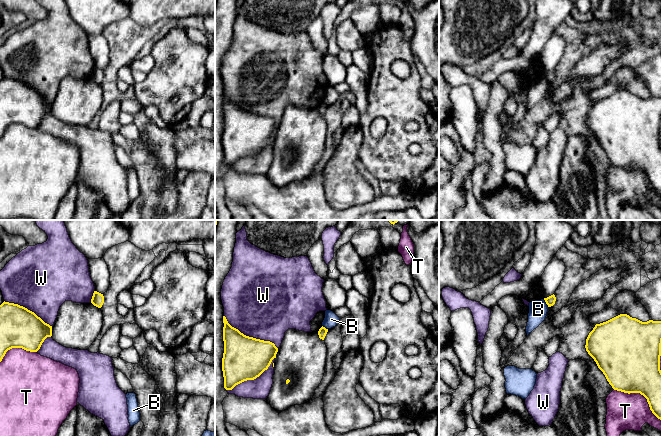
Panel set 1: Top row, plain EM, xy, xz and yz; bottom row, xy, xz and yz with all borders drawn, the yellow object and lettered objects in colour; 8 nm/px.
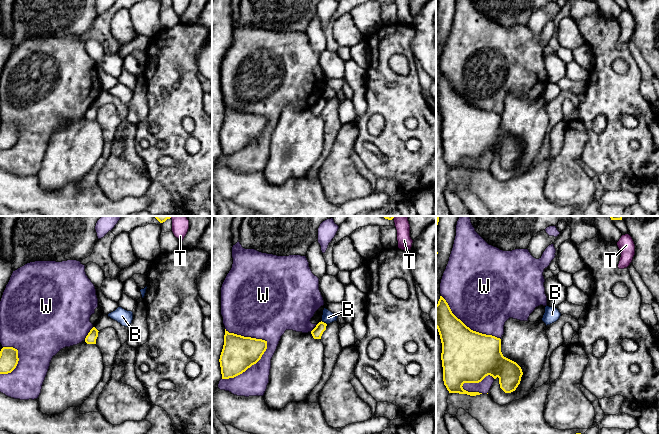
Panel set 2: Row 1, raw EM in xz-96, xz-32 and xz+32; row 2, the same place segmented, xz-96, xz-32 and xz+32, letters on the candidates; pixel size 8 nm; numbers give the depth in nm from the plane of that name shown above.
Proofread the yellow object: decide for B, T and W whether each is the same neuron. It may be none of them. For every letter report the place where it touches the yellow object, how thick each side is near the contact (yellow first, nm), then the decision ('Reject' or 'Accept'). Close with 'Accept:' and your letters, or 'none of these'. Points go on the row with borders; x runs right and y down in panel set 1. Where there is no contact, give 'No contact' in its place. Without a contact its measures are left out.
B: Touches yellow at yz (546, 303). Thickness 80 nm (yellow) against 150 nm. Reject
T: Touches yellow at yz (641, 394). Thickness 440 nm (yellow) against 300 nm. Reject
W: Touches yellow at xz (250, 337). Thickness 360 nm (yellow) against 480 nm. Reject
Accept: none of these

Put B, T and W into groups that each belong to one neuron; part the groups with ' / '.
B / T / W

